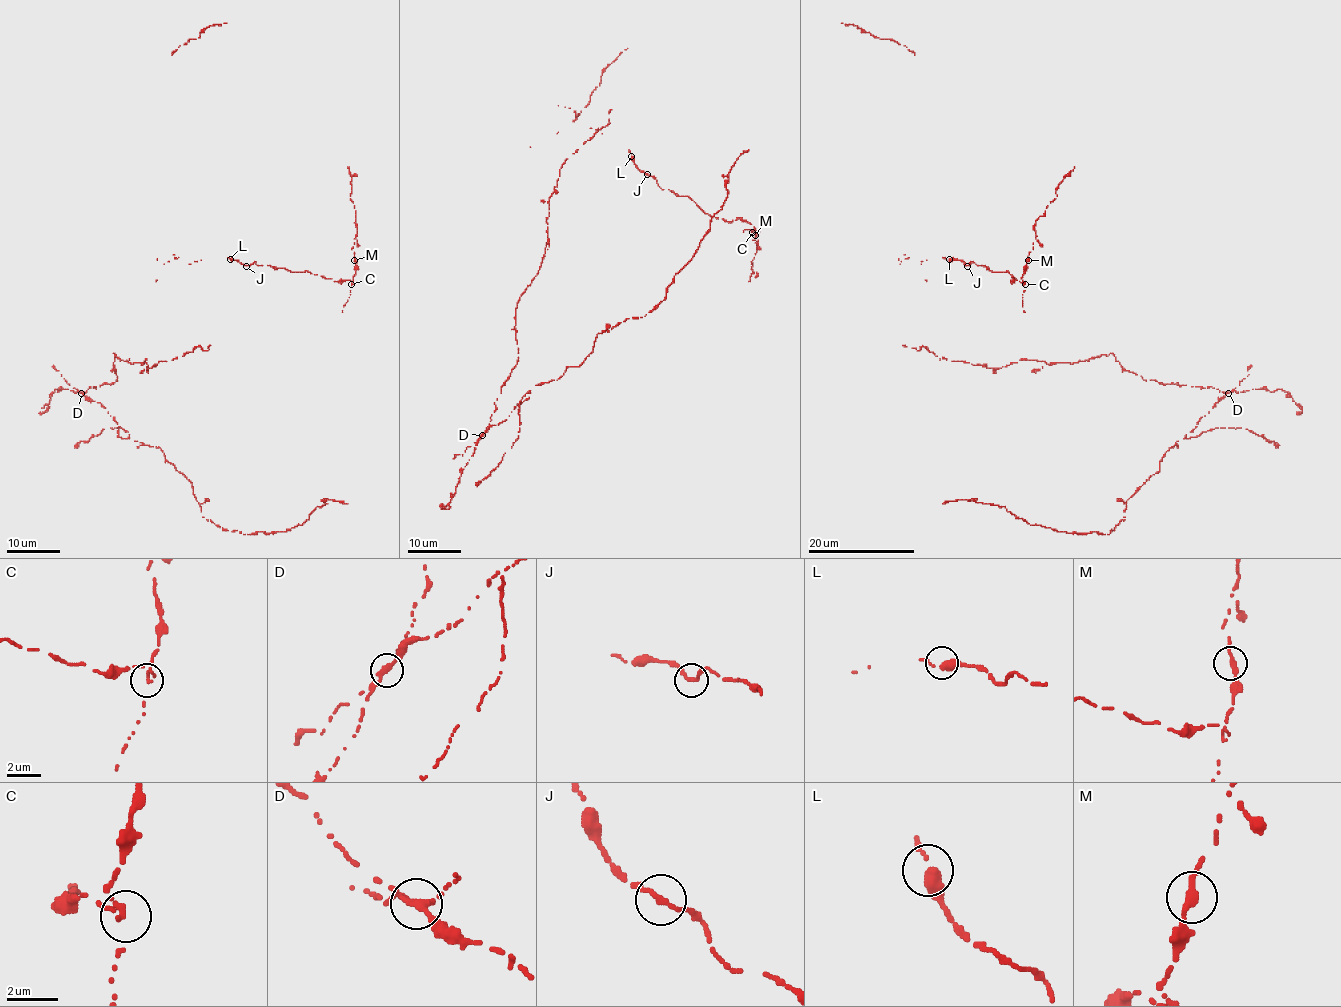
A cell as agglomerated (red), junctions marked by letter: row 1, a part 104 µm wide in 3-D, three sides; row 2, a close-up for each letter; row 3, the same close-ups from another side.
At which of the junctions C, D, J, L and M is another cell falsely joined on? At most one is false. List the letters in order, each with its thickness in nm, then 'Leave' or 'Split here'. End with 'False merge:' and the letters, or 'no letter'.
C: Thickness 140 nm. Leave
D: Thickness 240 nm. Split here
J: Thickness 200 nm. Leave
L: Thickness 320 nm. Leave
M: Thickness 280 nm. Leave
False merge: D

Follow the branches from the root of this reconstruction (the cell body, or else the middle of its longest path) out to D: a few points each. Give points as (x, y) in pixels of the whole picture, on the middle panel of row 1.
D: (515, 321), (518, 361), (501, 388), (491, 420), (482, 436)

